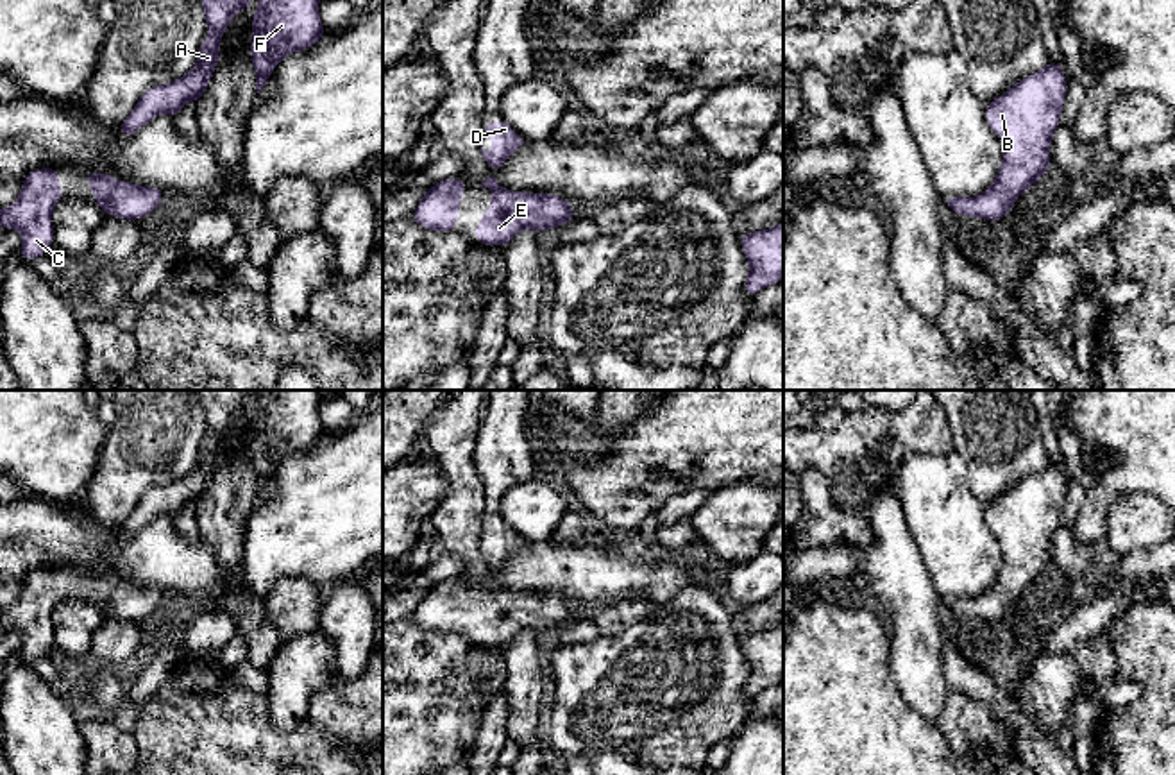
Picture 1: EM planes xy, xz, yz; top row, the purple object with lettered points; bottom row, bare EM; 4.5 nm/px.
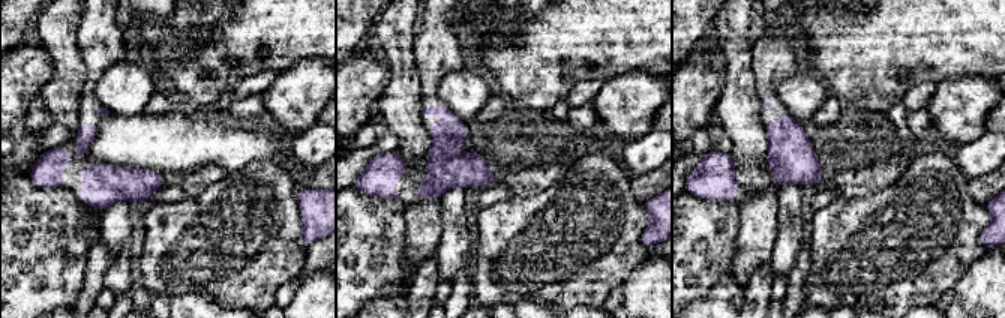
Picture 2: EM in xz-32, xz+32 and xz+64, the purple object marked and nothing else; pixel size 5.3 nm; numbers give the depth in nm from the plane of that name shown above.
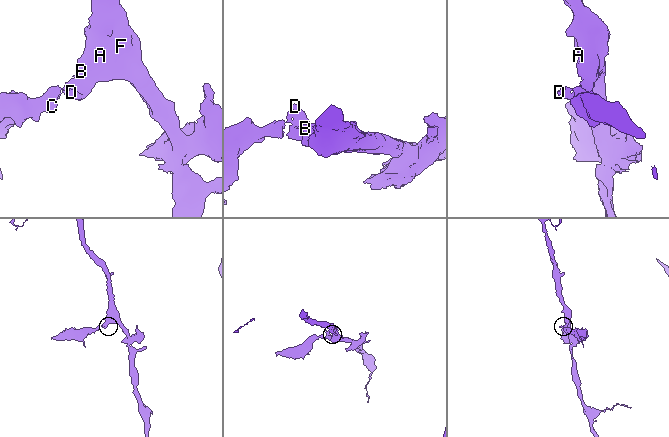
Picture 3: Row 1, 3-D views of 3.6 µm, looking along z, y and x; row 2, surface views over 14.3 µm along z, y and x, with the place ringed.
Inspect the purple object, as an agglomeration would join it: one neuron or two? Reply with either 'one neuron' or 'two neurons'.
one neuron

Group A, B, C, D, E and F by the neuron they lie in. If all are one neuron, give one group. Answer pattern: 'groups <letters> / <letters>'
groups A B C D E F

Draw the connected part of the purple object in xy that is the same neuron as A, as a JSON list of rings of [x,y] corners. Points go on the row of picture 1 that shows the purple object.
[[[200,0],[206,14],[209,38],[200,43],[199,59],[191,72],[168,84],[150,86],[139,97],[132,113],[118,123],[120,136],[132,136],[143,129],[156,115],[170,115],[173,120],[190,102],[199,104],[209,86],[211,75],[220,57],[220,39],[240,9],[249,9],[249,0]]]

